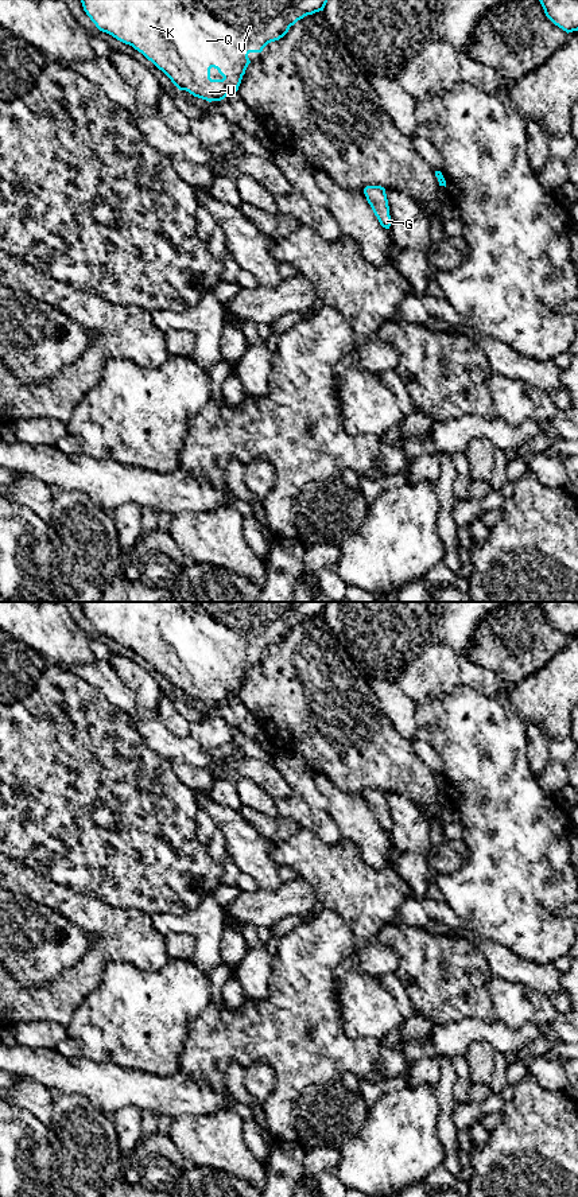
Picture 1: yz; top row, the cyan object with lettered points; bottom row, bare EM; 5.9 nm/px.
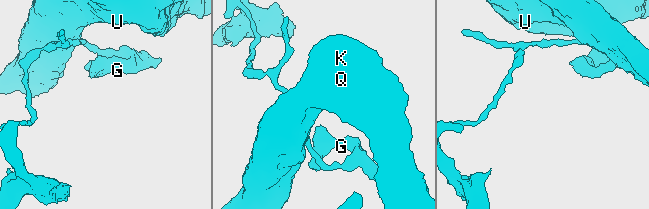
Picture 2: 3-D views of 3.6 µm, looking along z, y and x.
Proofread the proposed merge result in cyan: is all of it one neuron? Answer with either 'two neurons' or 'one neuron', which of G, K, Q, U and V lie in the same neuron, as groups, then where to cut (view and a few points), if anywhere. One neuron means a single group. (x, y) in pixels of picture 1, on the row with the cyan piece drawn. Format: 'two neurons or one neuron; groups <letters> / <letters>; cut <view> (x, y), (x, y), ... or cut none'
two neurons; groups G / K Q U V; cut yz (439, 171), (437, 177)

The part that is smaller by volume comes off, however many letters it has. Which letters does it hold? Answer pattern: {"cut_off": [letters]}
{"cut_off": ["G"]}

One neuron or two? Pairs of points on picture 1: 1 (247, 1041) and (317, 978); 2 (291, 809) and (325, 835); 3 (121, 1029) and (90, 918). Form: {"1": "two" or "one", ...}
{"1": "one", "2": "one", "3": "two"}

